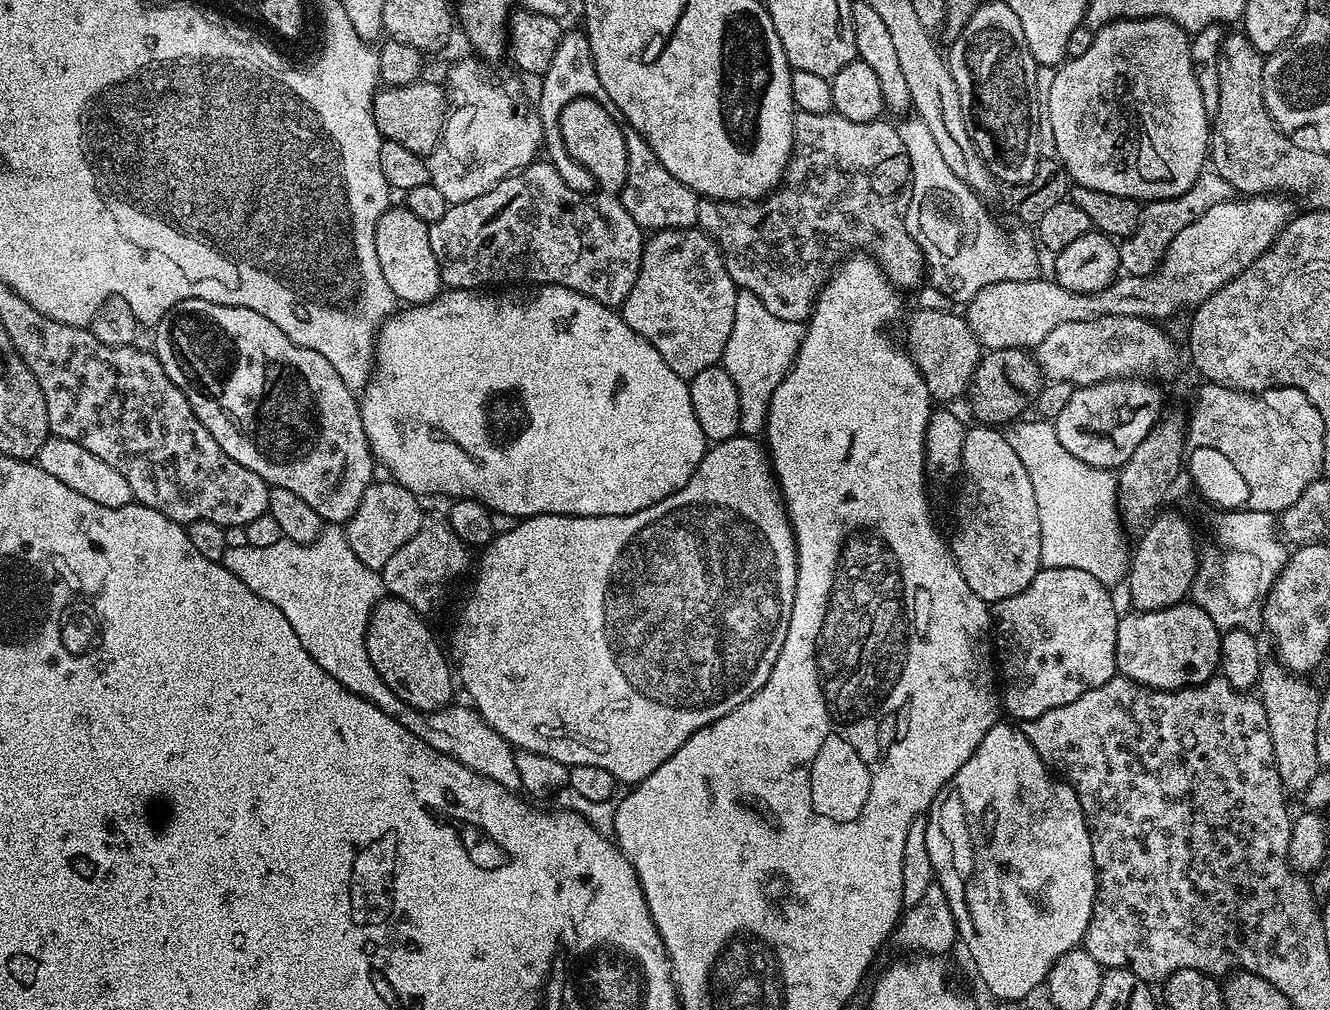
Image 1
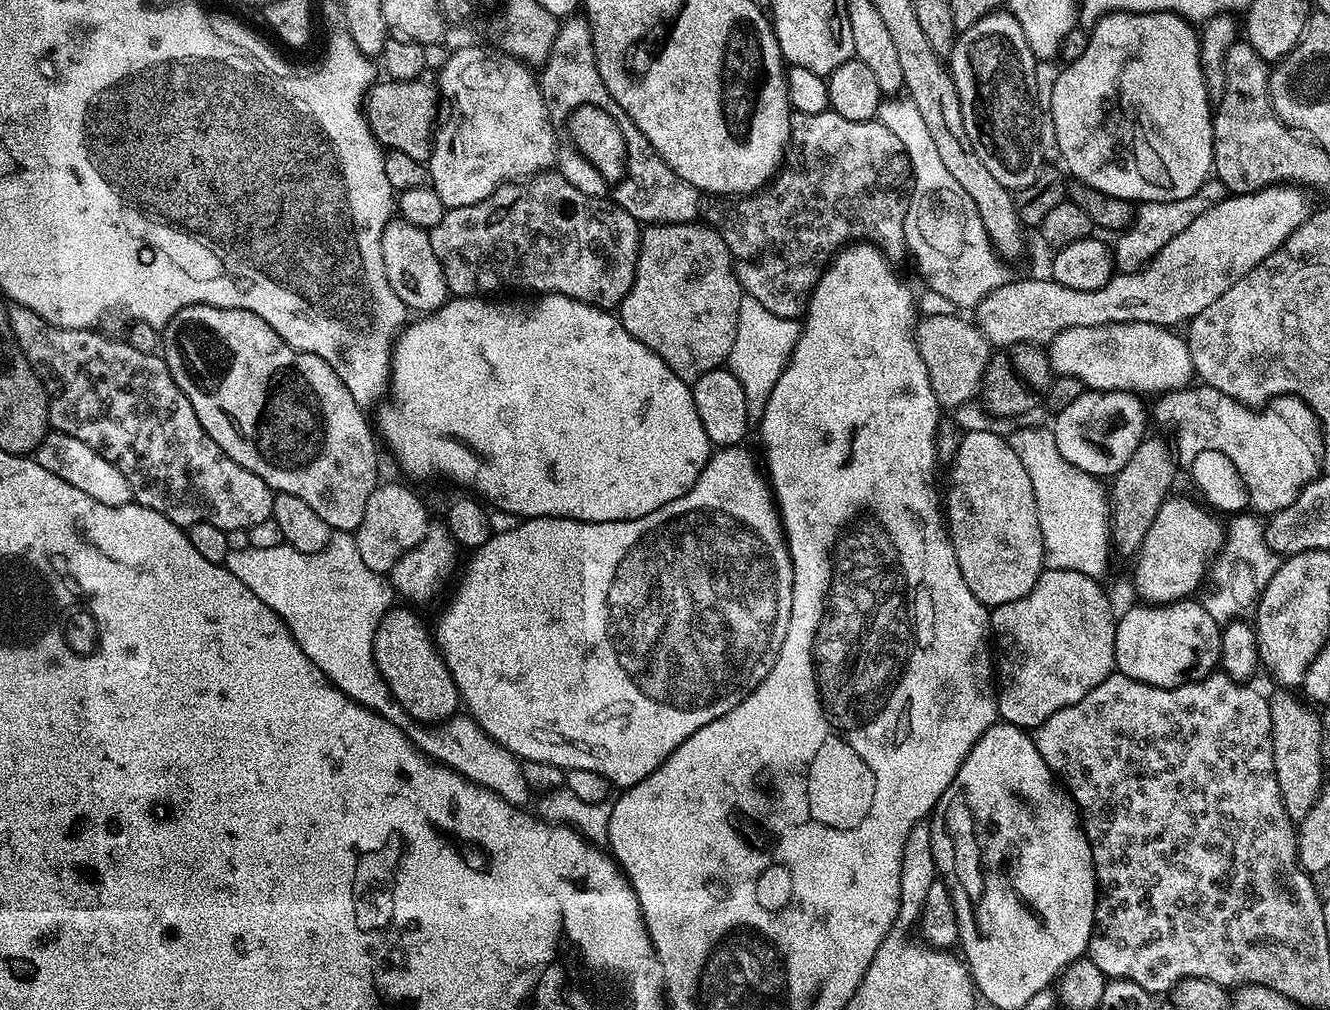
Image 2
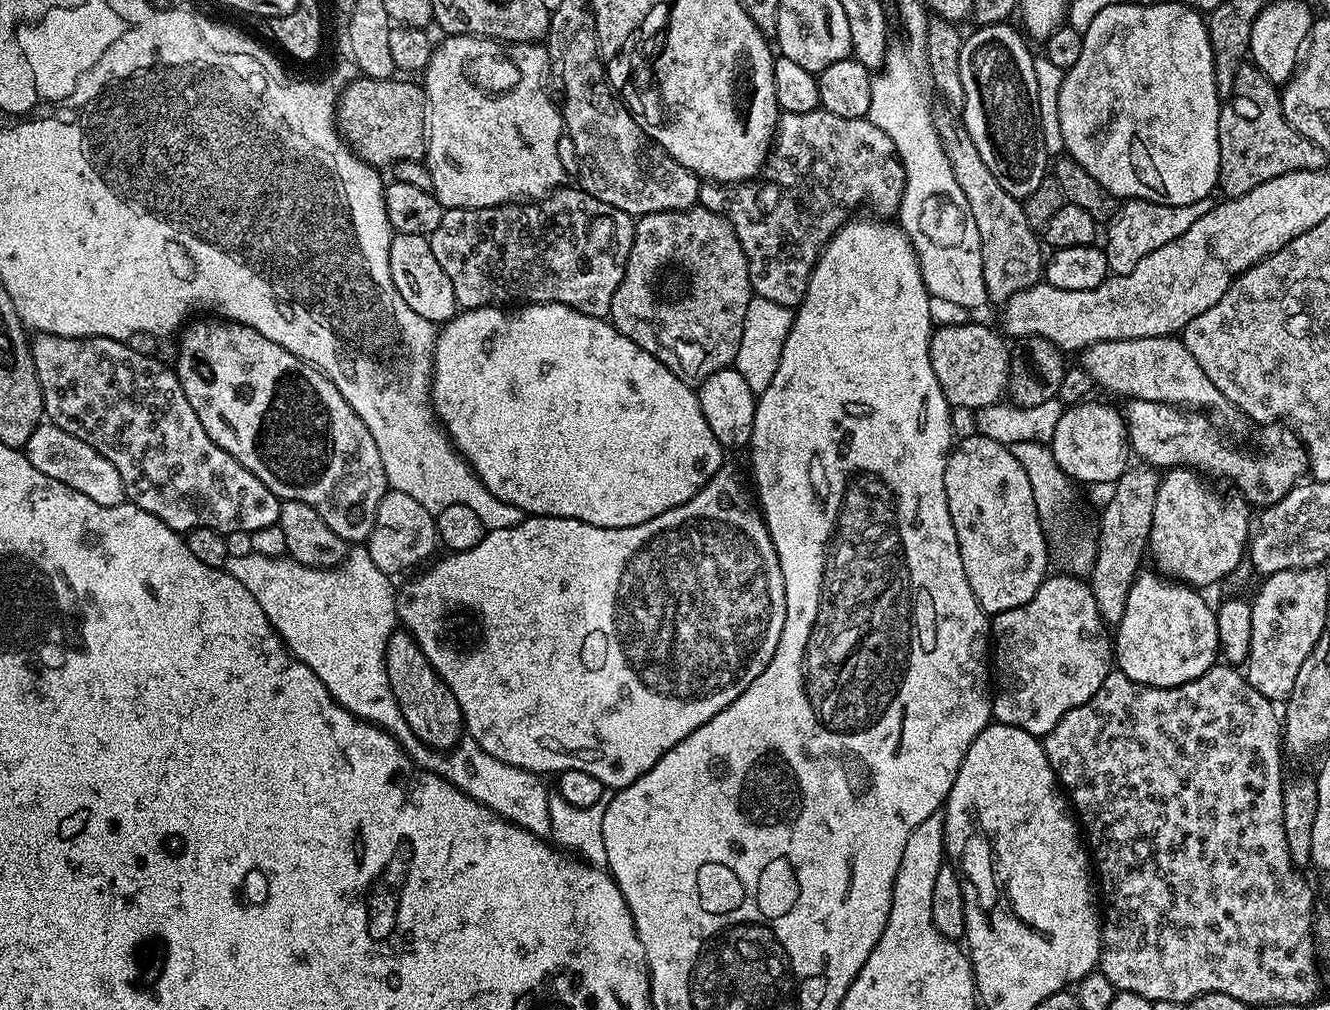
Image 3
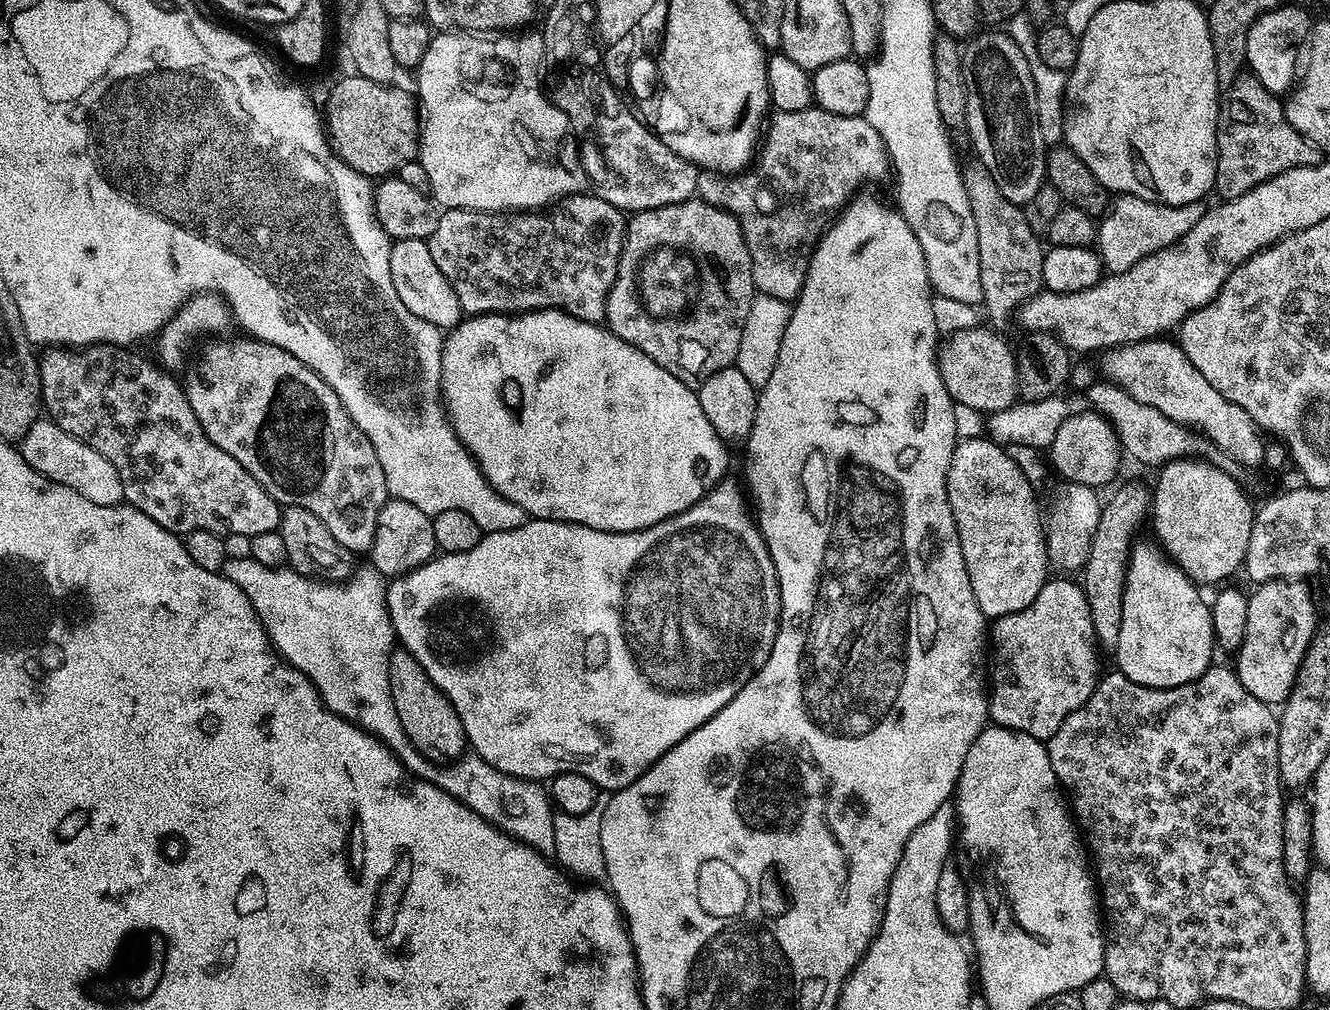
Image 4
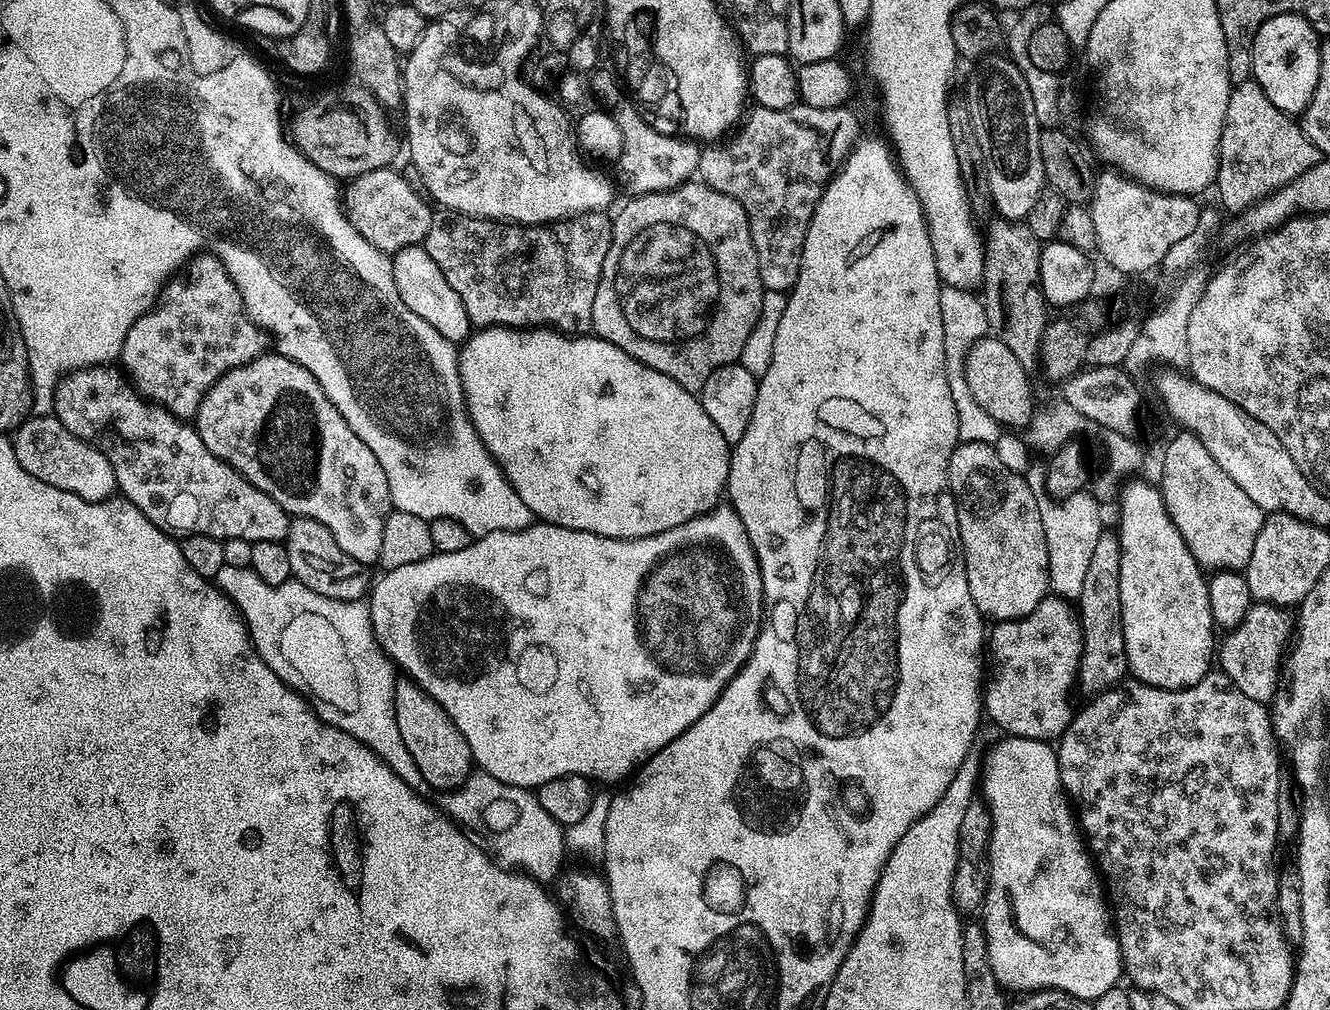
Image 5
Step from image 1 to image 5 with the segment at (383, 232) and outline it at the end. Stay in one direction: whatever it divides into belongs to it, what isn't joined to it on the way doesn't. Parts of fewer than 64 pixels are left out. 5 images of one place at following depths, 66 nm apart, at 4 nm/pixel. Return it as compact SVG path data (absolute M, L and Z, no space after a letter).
M415 244L398 250L392 256L392 269L394 286L398 286L398 298L402 298L402 302L406 302L406 306L422 318L422 322L430 322L430 326L434 326L434 330L438 330L438 334L452 344L459 345L468 339L474 326L466 314L466 306L462 306L462 298L454 294L454 286L446 282L446 274L438 270L434 258L430 258L423 246Z

